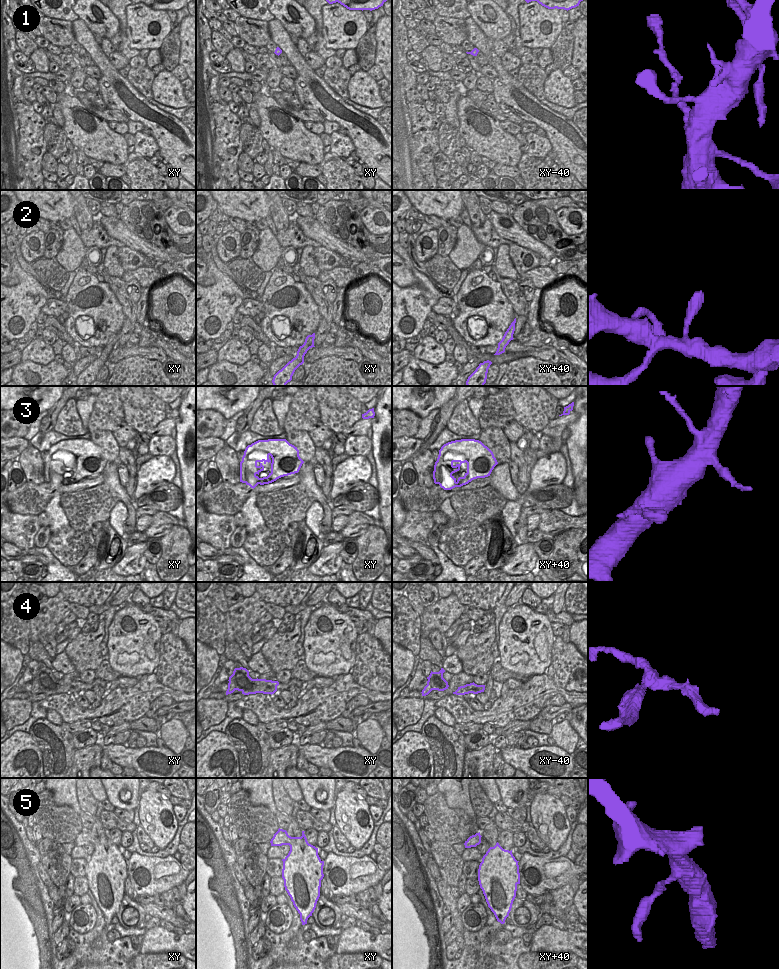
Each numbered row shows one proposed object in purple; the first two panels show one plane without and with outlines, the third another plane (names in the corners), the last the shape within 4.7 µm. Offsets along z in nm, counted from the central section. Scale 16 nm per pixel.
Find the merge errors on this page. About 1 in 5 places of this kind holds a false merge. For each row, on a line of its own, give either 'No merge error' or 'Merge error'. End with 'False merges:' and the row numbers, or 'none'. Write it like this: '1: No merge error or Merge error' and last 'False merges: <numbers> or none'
1: Merge error
2: No merge error
3: No merge error
4: Merge error
5: No merge error
False merges: 1, 4.

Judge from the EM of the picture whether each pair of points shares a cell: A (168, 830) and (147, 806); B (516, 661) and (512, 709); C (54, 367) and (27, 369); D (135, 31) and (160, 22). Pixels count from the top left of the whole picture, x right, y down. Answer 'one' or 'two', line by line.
A: one
B: two
C: one
D: one

